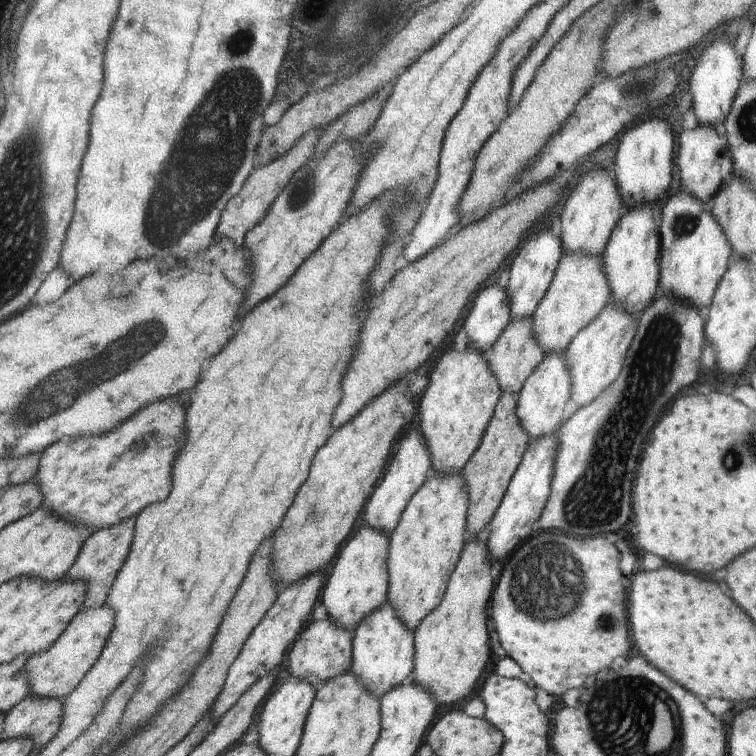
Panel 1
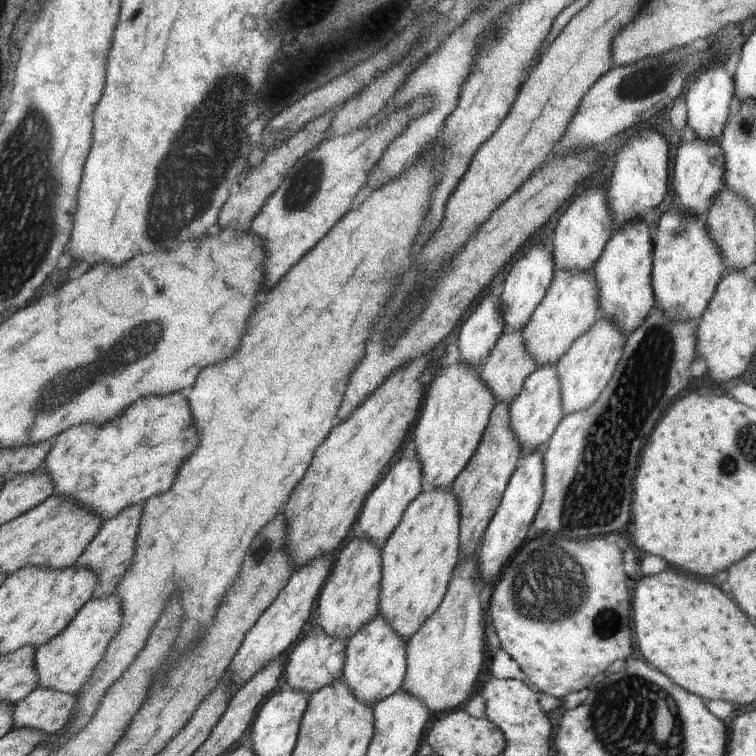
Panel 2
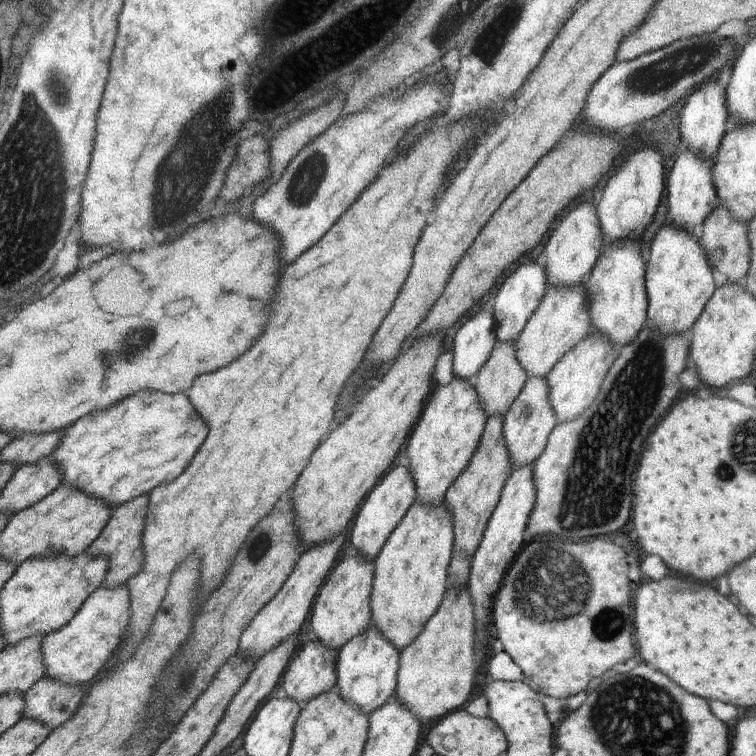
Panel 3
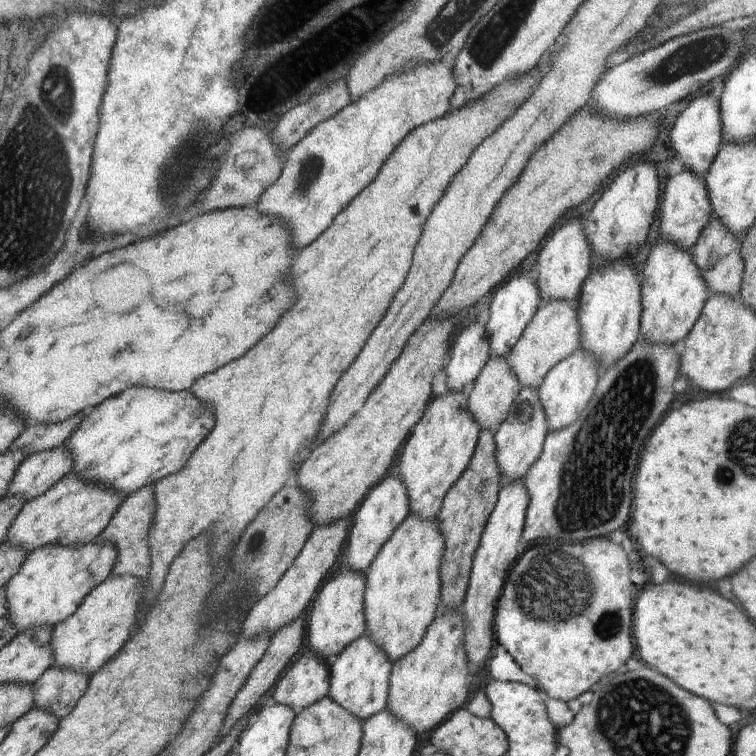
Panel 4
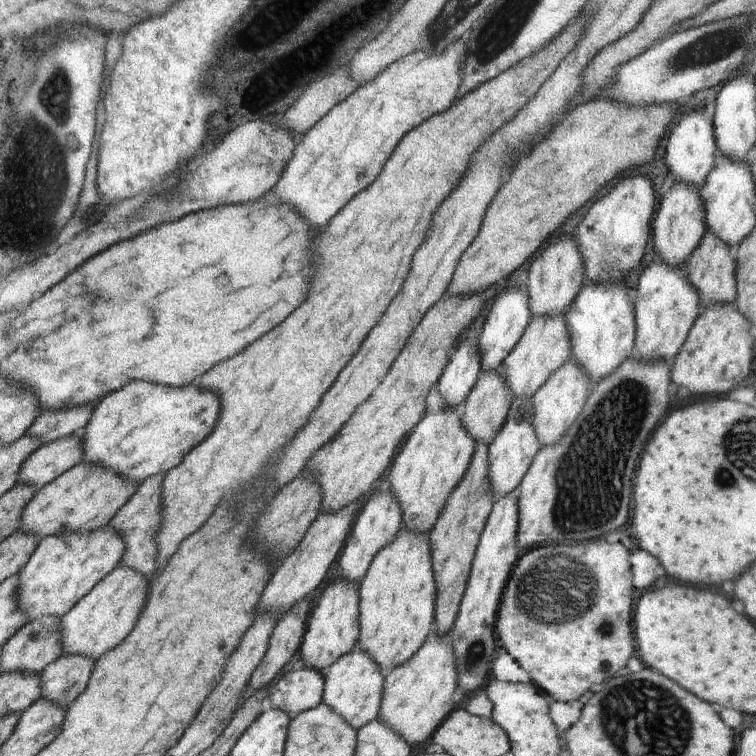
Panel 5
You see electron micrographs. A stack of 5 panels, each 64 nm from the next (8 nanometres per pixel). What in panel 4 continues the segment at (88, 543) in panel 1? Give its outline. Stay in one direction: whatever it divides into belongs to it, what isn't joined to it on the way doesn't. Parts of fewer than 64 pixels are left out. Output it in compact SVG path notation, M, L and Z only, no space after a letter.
M150 483L129 494L112 517L109 526L102 532L100 539L112 541L117 548L117 561L112 575L134 575L144 580L150 576L149 532L155 517L155 484Z

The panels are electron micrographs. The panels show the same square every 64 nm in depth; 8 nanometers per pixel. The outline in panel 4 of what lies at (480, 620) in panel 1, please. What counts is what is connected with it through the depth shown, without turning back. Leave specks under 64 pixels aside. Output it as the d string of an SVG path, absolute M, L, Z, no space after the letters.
M440 600L435 619L420 644L405 657L392 662L386 709L416 735L435 729L464 704L471 678L463 647L463 634L463 609L448 611Z

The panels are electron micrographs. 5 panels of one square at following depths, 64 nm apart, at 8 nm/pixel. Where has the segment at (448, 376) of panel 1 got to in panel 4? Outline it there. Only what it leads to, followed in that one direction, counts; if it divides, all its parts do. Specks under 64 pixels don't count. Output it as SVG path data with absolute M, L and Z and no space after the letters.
M447 391L442 398L428 403L420 422L406 439L397 466L397 475L408 495L410 515L423 521L438 516L446 493L468 468L479 434L479 426L467 411L467 397L462 393Z

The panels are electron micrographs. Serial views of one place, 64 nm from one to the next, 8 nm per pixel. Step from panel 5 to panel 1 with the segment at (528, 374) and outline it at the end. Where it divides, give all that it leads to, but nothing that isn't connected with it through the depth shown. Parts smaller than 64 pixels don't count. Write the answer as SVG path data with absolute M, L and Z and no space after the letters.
M566 252L558 262L552 283L532 318L532 332L545 354L562 354L576 334L585 328L610 302L610 286L602 268L602 254L588 256Z

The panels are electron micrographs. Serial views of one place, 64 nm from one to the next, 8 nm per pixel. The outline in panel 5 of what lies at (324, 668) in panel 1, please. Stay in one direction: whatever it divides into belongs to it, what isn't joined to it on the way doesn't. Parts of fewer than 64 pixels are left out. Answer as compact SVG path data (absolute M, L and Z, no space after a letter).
M304 664L298 666L300 668L286 670L272 683L269 696L272 708L289 714L290 718L322 703L323 675Z

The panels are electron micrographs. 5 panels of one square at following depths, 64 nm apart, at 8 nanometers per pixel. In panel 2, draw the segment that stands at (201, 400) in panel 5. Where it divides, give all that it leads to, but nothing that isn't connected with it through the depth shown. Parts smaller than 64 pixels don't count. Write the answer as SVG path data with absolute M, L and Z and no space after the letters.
M182 392L144 395L109 421L77 424L55 438L42 464L42 469L53 478L54 495L74 499L98 513L102 520L168 490L184 458L192 456L200 442Z

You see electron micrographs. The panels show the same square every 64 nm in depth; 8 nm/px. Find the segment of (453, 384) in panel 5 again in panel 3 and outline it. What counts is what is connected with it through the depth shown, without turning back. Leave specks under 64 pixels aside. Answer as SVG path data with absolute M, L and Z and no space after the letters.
M482 309L453 338L453 376L469 383L474 381L497 343L493 316Z

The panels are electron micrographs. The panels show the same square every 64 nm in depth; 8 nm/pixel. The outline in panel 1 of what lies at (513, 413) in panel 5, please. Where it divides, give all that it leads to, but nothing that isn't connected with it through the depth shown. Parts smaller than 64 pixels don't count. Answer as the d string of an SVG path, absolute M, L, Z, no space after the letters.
M566 352L562 354L545 354L545 358L535 372L526 380L518 393L516 416L520 426L526 430L531 440L552 436L564 423L564 407L572 394L572 376L568 372Z

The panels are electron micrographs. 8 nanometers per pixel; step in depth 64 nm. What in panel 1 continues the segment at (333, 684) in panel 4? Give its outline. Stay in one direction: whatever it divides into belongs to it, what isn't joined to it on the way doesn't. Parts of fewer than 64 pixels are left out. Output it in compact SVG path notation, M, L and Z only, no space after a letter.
M388 600L354 628L349 670L373 697L382 698L408 680L413 671L413 632L400 622Z

